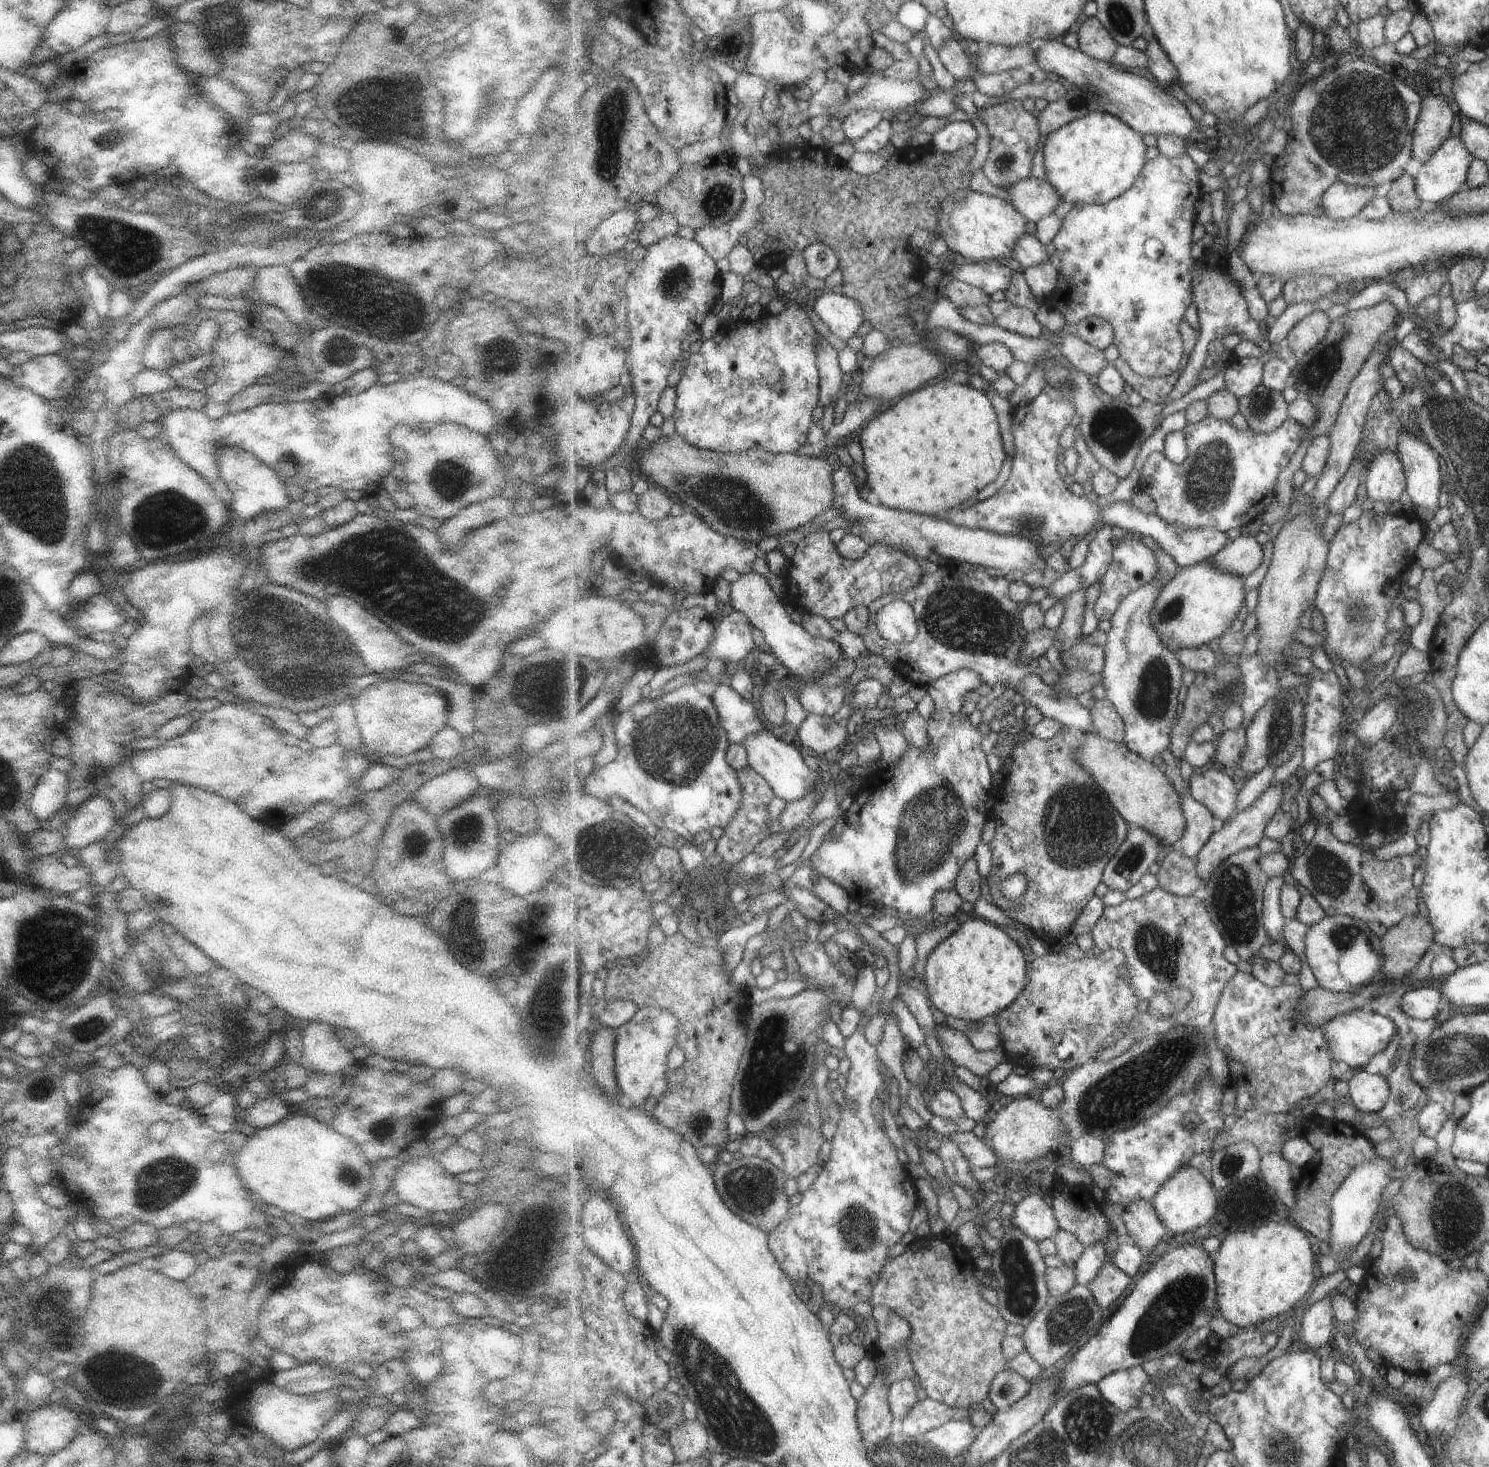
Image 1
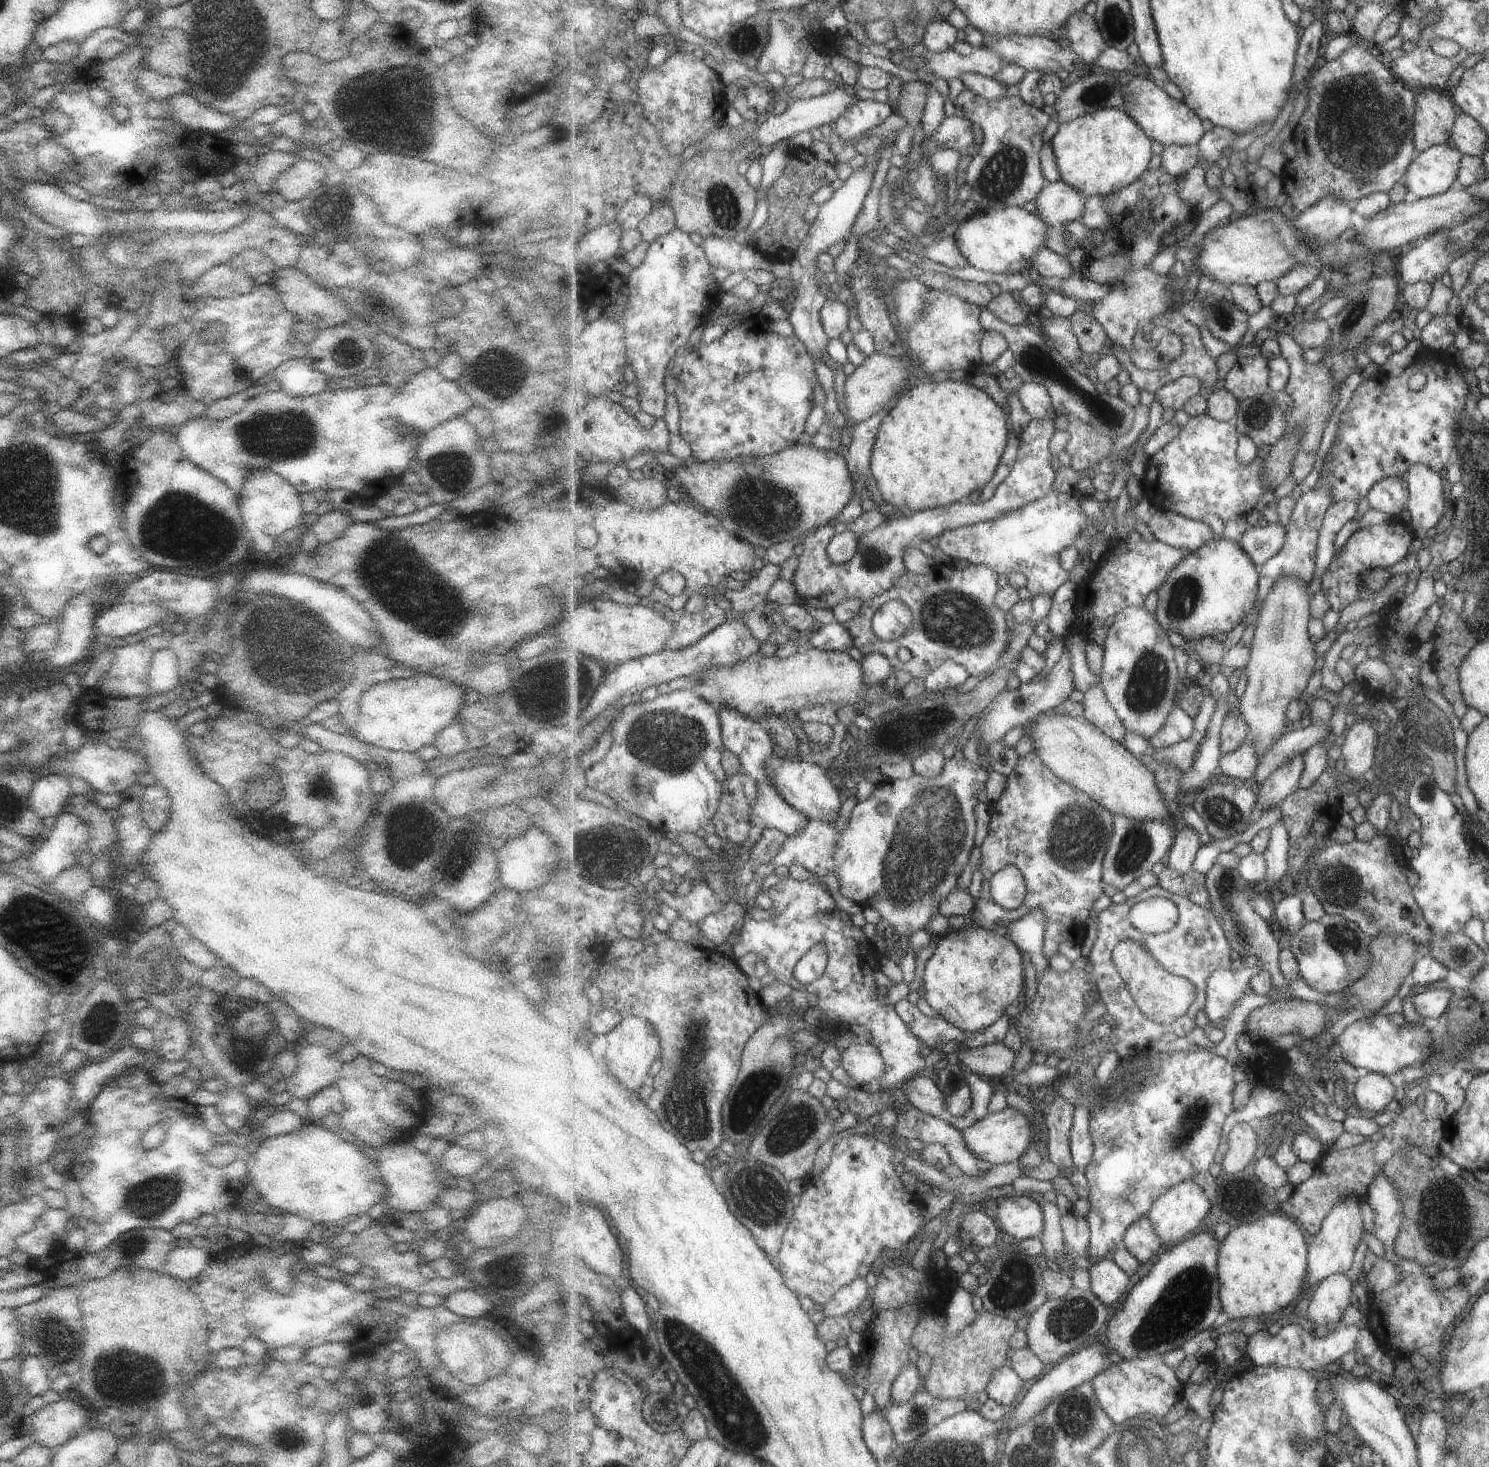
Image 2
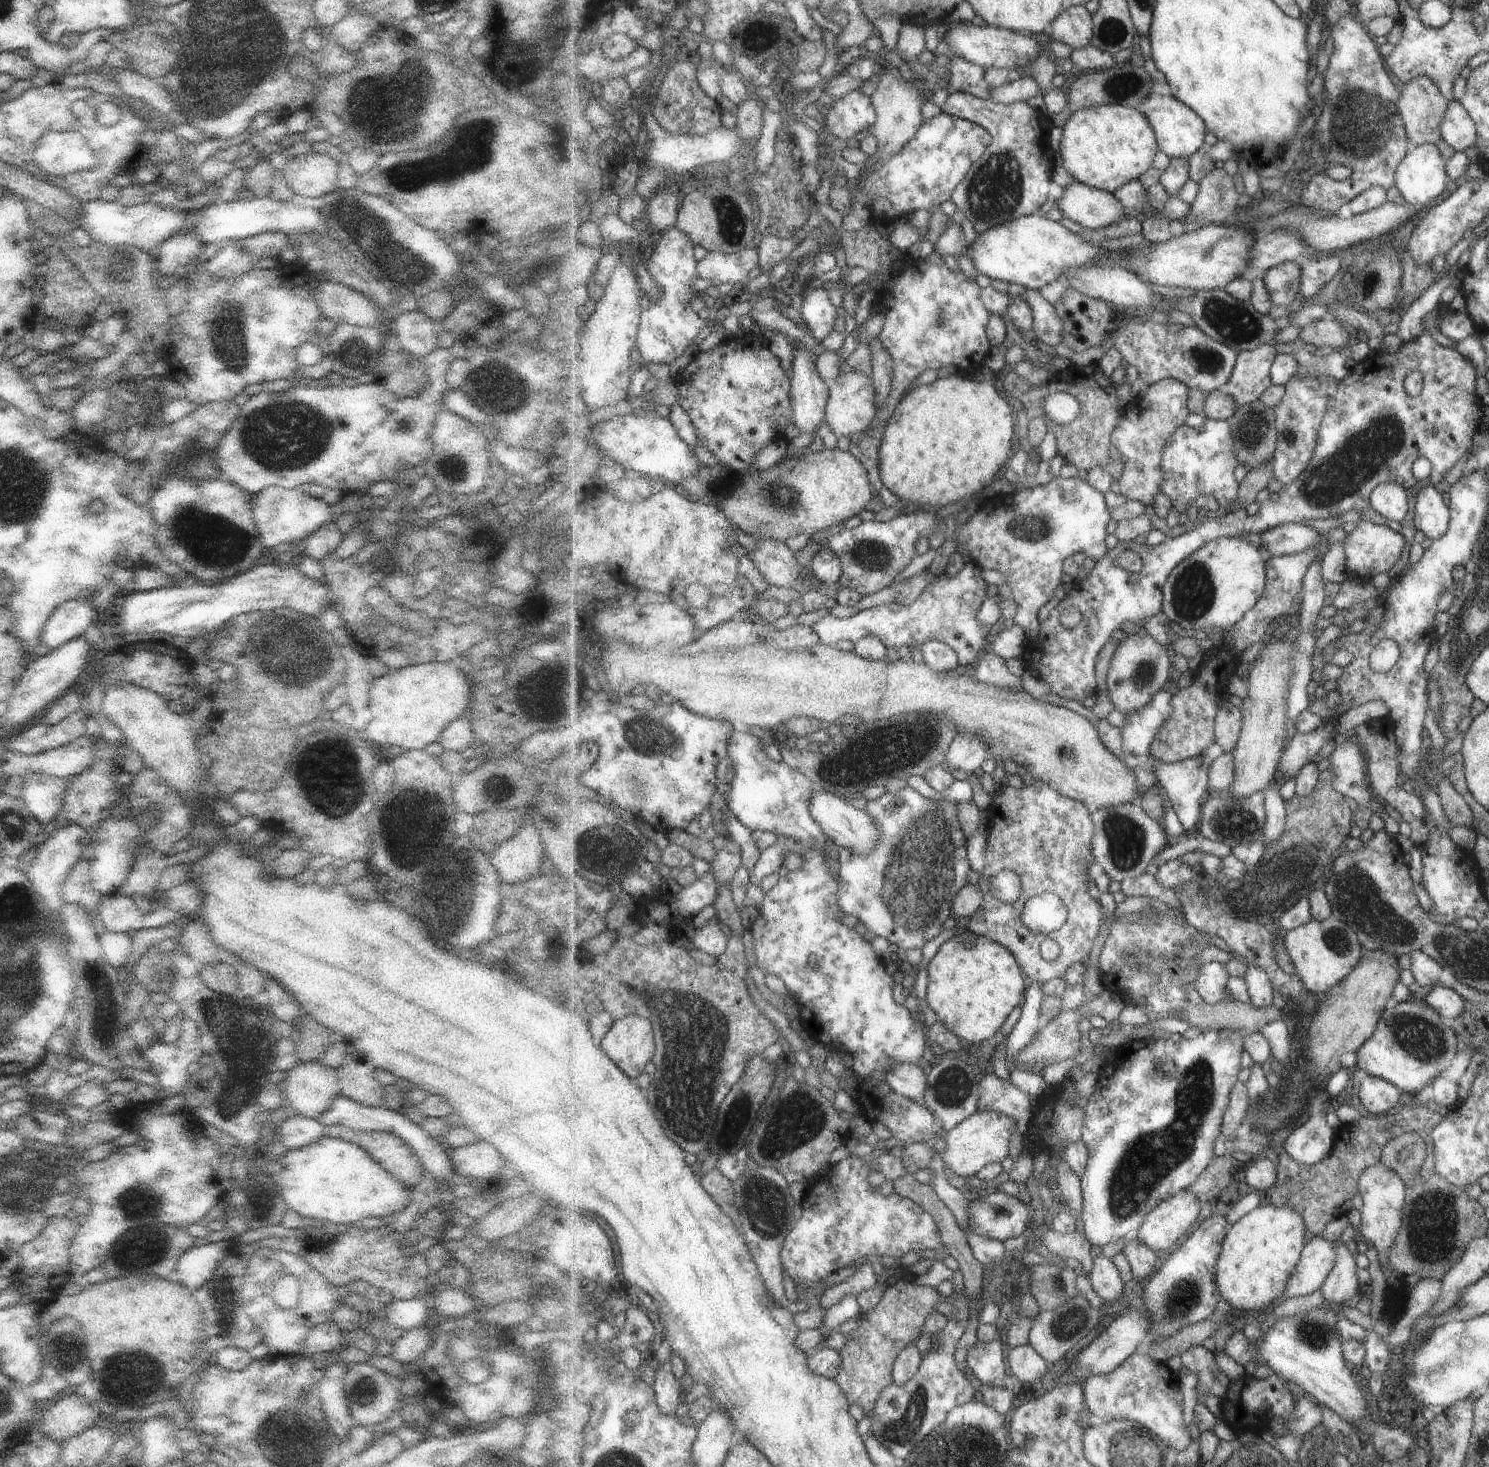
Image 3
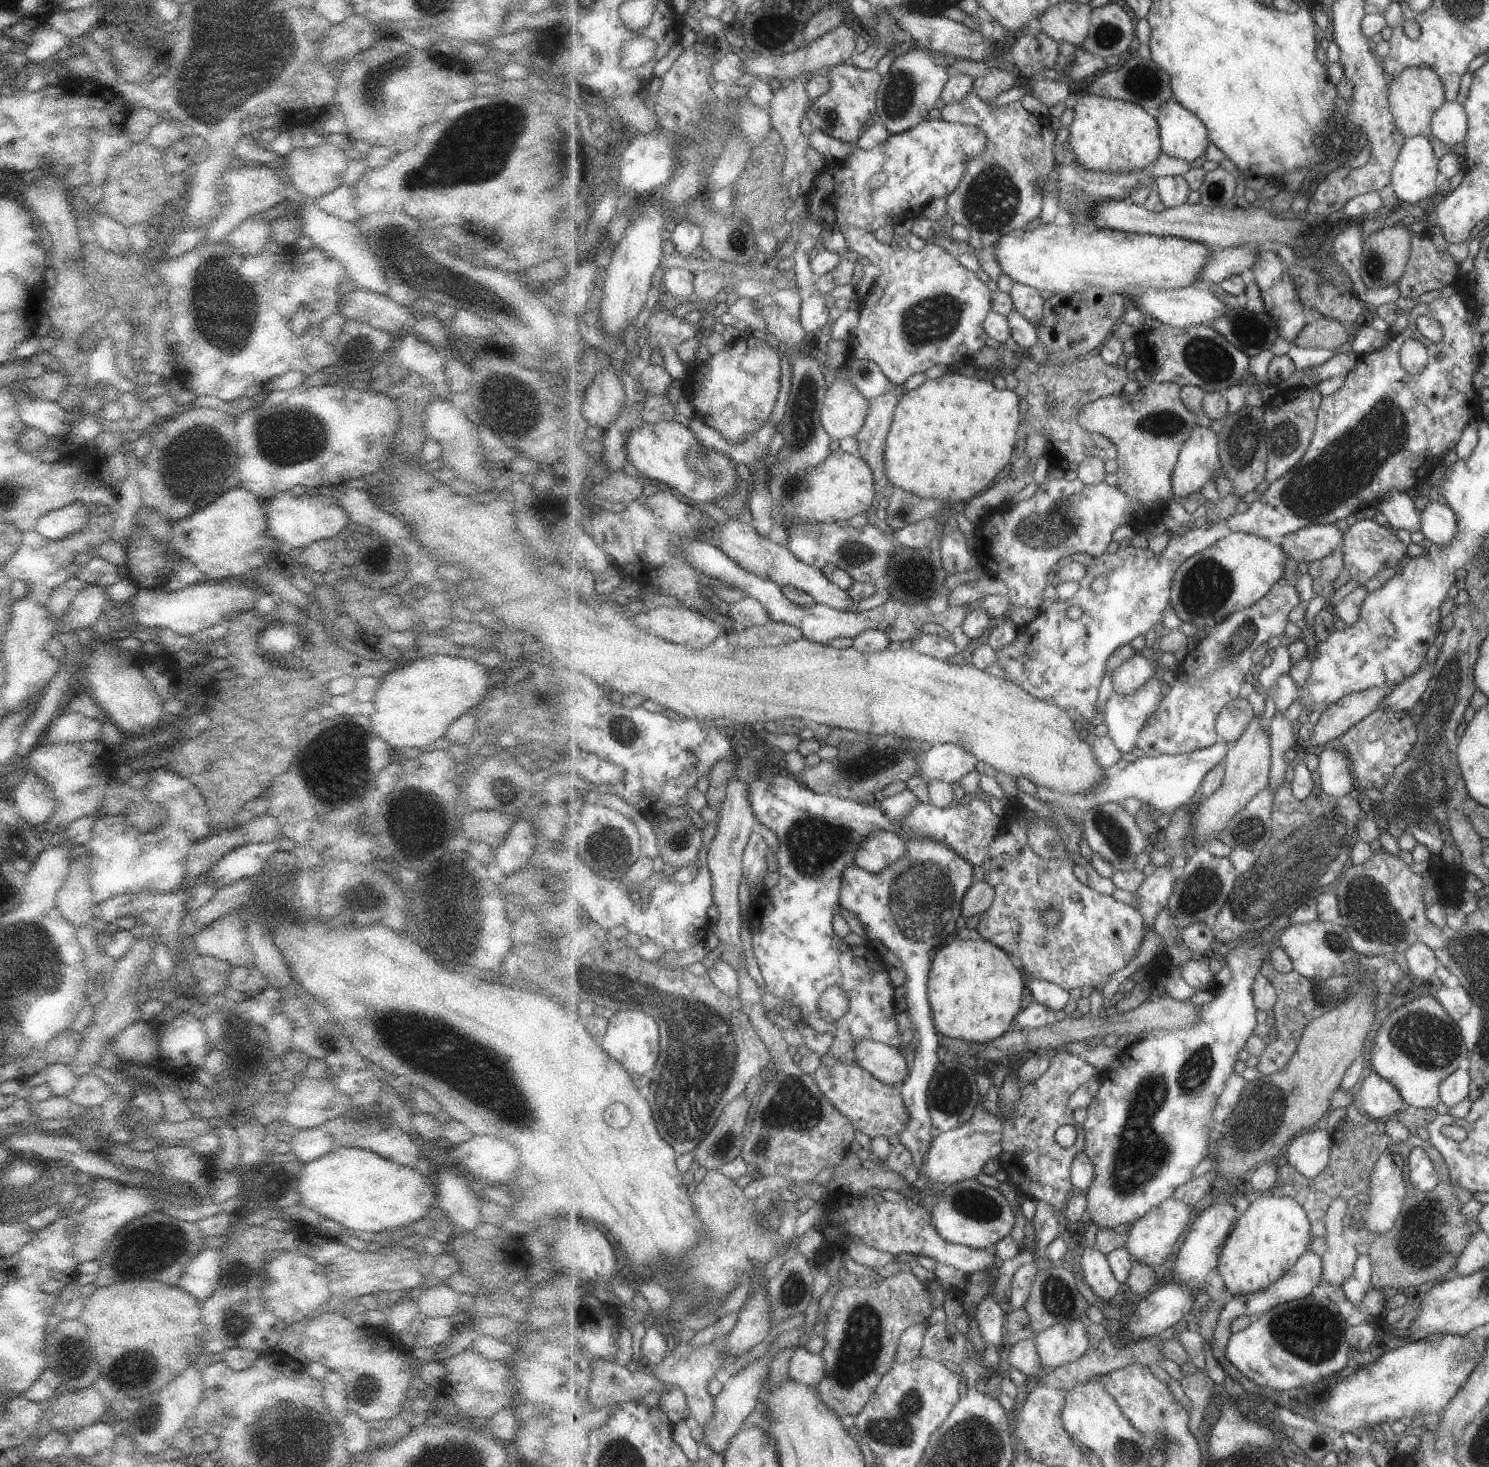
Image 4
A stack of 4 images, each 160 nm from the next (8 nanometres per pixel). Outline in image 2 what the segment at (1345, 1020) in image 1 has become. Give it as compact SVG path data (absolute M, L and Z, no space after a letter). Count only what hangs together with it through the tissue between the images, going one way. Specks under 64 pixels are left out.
M1377 1013L1370 1017L1360 1016L1353 1021L1337 1037L1333 1038L1333 1046L1338 1046L1342 1052L1343 1060L1354 1067L1365 1068L1369 1072L1393 1076L1405 1067L1411 1068L1413 1063L1419 1063L1429 1056L1429 1048L1438 1049L1435 1043L1431 1043L1431 1032L1424 1028L1424 1022L1409 1024L1409 1020L1402 1013L1394 1015L1382 1015Z

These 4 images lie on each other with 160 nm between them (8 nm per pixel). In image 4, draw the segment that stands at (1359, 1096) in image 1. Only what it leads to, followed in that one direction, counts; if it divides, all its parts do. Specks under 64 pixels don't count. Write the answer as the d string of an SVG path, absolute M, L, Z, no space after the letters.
M1375 1071L1362 1079L1360 1086L1358 1094L1362 1108L1374 1119L1383 1121L1394 1118L1398 1112L1409 1108L1408 1102L1401 1096L1397 1087Z

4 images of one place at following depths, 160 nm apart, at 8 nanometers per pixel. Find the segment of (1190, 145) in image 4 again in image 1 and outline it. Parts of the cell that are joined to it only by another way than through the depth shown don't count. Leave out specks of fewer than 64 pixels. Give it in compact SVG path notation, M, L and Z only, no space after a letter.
M1051 39L1038 50L1037 66L1043 71L1054 72L1061 78L1065 78L1073 83L1075 87L1091 87L1099 95L1099 108L1100 112L1107 112L1124 120L1131 128L1134 128L1141 134L1153 134L1155 137L1159 135L1179 135L1184 139L1195 130L1198 122L1191 116L1189 107L1181 104L1177 98L1169 94L1156 80L1151 82L1147 78L1132 74L1123 70L1123 67L1115 66L1112 61L1102 61L1088 54L1085 54L1080 48L1073 49L1061 43L1061 40Z

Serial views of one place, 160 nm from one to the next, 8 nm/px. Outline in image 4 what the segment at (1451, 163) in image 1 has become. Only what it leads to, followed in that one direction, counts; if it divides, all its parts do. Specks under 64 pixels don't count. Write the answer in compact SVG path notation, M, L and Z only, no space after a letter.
M1406 137L1404 147L1392 168L1393 188L1402 205L1417 205L1439 192L1440 159L1433 154L1429 138Z

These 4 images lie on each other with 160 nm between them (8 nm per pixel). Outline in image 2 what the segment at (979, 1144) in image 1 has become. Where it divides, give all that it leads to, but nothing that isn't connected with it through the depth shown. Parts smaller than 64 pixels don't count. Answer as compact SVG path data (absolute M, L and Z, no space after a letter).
M898 1086L891 1094L897 1101L896 1104L894 1105L893 1103L891 1107L897 1114L897 1122L891 1130L898 1139L907 1140L917 1138L917 1140L927 1144L939 1143L945 1145L945 1148L947 1148L949 1154L952 1156L952 1162L956 1164L963 1173L970 1177L983 1176L983 1174L987 1174L987 1172L994 1167L994 1164L991 1164L991 1162L981 1160L977 1155L973 1154L973 1151L967 1146L962 1131L955 1128L952 1124L949 1124L947 1117L936 1117L919 1110L906 1097L903 1086Z

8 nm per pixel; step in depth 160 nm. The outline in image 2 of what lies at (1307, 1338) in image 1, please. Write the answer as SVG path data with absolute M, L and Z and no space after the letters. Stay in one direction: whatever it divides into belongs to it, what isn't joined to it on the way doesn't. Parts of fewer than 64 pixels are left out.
M1346 1273L1328 1276L1319 1284L1307 1309L1307 1319L1324 1332L1339 1324L1345 1308L1351 1305L1353 1282Z

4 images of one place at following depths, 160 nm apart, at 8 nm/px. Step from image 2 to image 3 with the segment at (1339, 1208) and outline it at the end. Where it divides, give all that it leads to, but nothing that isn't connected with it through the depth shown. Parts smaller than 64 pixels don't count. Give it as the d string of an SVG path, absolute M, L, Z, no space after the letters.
M1322 1235L1310 1236L1281 1300L1319 1291L1335 1268L1337 1256L1335 1241L1329 1241Z

